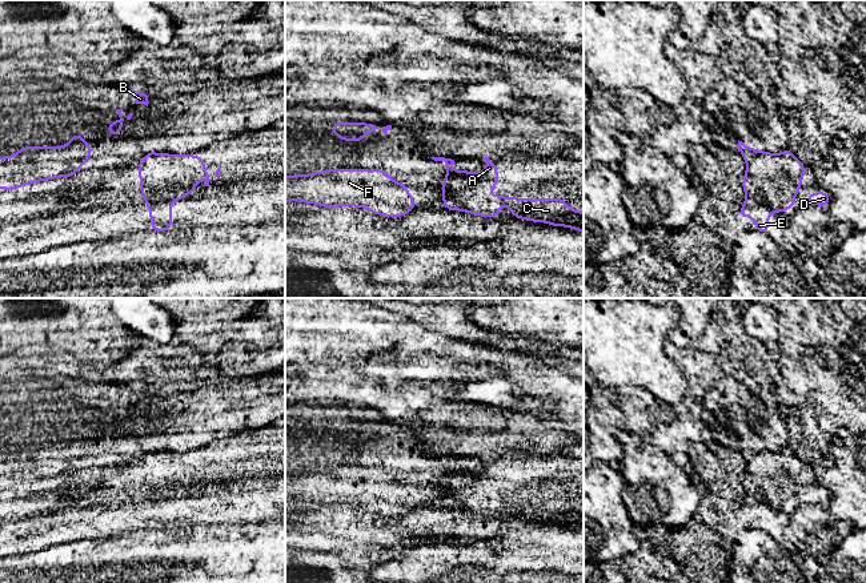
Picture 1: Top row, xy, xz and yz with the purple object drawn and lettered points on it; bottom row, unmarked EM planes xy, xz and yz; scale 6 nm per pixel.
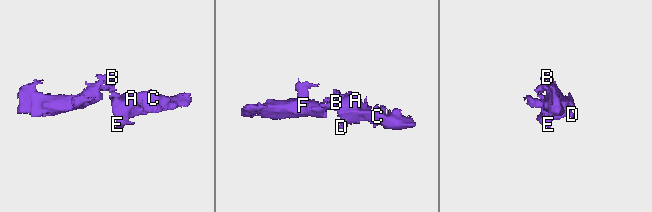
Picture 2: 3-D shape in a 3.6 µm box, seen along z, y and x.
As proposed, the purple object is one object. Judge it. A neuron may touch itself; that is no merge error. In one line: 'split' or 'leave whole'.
split

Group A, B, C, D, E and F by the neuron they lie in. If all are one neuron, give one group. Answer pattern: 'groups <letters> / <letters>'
groups A C D E / B F

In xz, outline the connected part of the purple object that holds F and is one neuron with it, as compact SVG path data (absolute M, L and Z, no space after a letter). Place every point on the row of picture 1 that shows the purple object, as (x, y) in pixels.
M377 166L370 172L366 169L329 169L312 174L285 177L285 202L302 201L325 208L357 206L385 217L404 217L414 210L414 197L406 192L405 182L394 182L386 172Z

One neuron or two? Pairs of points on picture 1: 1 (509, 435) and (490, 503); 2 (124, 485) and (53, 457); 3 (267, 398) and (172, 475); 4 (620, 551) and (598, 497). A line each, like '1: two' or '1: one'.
1: two
2: two
3: two
4: one

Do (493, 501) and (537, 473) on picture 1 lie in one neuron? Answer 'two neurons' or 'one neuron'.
one neuron

